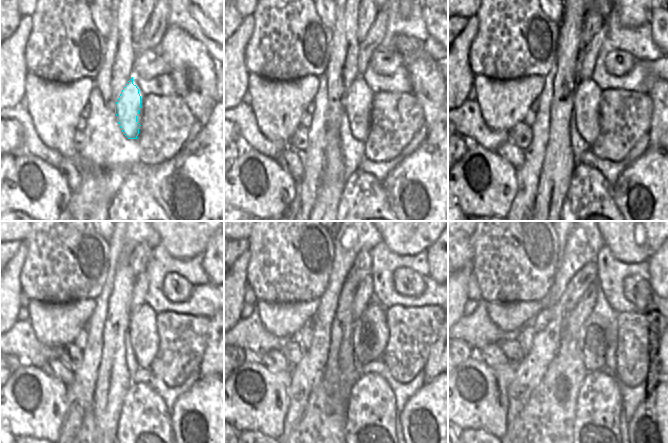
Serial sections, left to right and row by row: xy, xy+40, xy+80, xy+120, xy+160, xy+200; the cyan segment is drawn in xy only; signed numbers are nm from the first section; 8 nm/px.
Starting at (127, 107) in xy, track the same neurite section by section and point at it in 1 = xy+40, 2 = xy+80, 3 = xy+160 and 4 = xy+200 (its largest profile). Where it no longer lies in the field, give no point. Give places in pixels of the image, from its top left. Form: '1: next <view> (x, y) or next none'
1: next xy+40 (354, 103)
2: next xy+80 (581, 99)
3: next xy+160 (362, 343)
4: next xy+200 (592, 343)

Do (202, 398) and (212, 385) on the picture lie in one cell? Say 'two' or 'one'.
one

